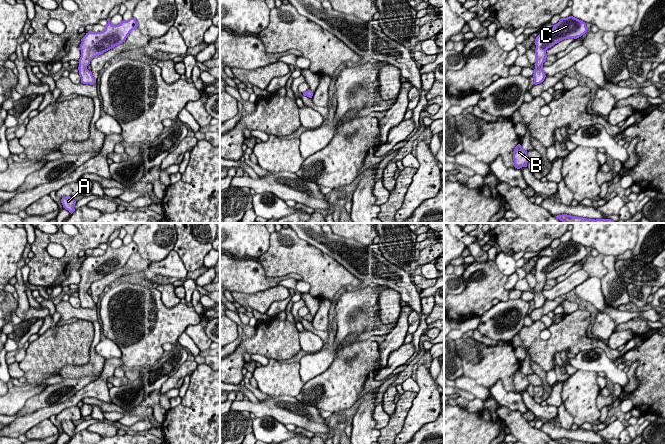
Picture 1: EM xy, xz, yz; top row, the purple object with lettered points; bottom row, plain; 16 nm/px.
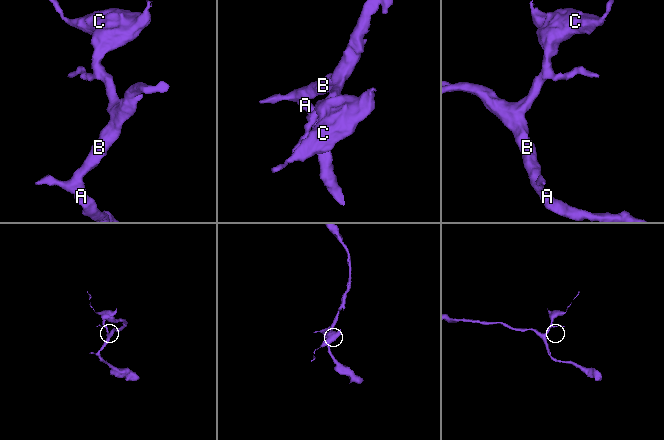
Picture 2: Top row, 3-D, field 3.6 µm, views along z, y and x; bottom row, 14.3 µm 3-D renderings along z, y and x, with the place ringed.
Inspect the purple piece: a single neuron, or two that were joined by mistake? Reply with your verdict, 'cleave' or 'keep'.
keep

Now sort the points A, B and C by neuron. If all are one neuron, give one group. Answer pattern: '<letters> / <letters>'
A B C

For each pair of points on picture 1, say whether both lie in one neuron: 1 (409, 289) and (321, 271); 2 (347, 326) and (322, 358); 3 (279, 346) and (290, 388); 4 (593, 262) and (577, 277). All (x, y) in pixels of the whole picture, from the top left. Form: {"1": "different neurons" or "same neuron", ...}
{"1": "different neurons", "2": "different neurons", "3": "different neurons", "4": "different neurons"}

